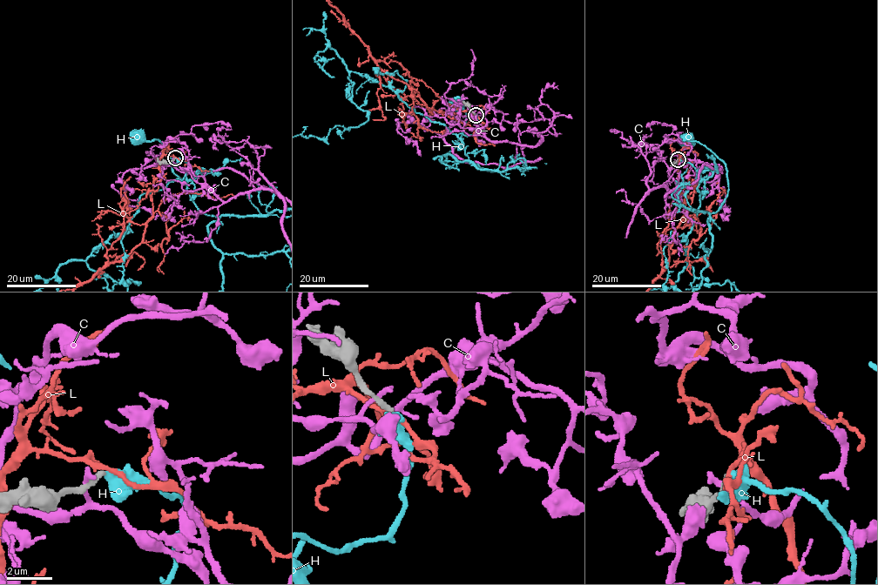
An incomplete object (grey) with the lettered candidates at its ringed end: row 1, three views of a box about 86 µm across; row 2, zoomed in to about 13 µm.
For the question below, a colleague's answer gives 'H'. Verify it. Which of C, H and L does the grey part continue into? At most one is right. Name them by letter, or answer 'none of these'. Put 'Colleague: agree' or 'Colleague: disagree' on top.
Colleague: agree
H

